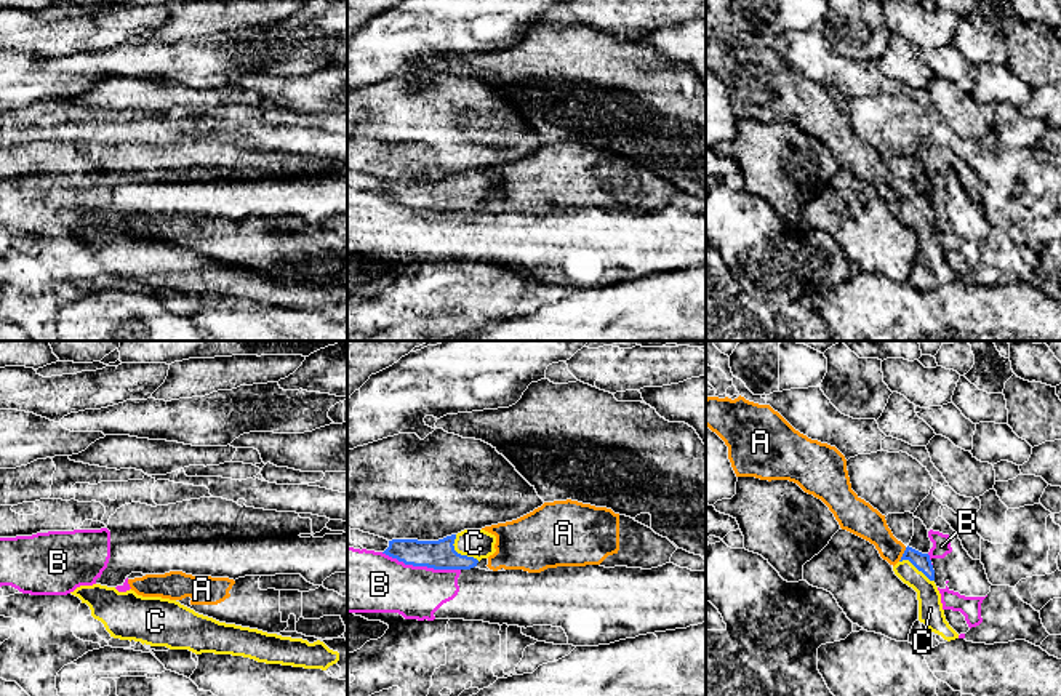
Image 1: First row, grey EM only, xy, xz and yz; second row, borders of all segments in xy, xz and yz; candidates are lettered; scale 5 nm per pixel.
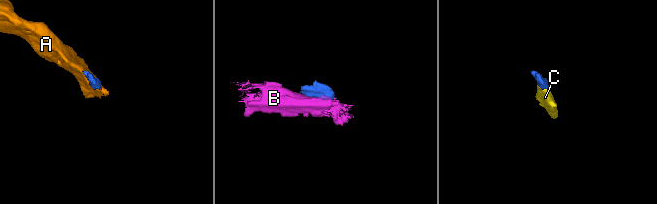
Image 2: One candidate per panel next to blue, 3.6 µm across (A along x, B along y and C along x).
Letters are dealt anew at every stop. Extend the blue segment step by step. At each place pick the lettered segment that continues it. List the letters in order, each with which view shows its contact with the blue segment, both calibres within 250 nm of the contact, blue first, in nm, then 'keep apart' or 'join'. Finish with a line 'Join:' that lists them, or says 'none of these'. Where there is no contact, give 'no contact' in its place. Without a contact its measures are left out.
A: yz | 90/160 nm | keep apart
B: xz | 150/300 nm | keep apart
C: xz | 150/140 nm | join
Join: C

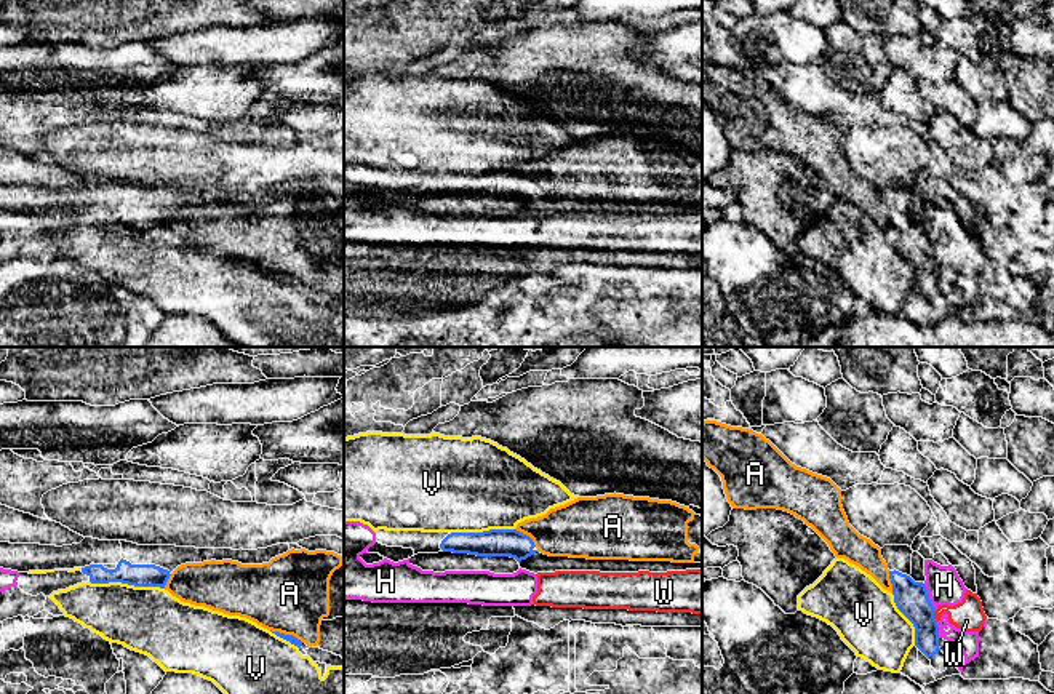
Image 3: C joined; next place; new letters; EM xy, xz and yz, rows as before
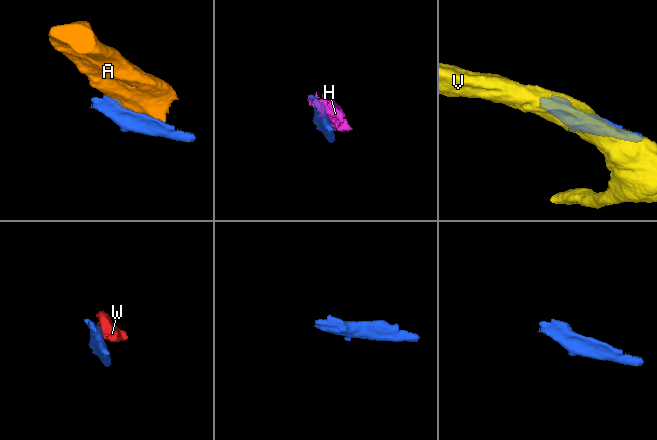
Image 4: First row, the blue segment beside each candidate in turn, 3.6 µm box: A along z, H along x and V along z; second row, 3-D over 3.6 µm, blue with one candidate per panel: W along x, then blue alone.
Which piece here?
A: xy | 50/400 nm | keep apart
H: yz | 170/180 nm | keep apart
V: xy | 110/340 nm | keep apart
W: yz | 170/160 nm | keep apart
Join: none of these

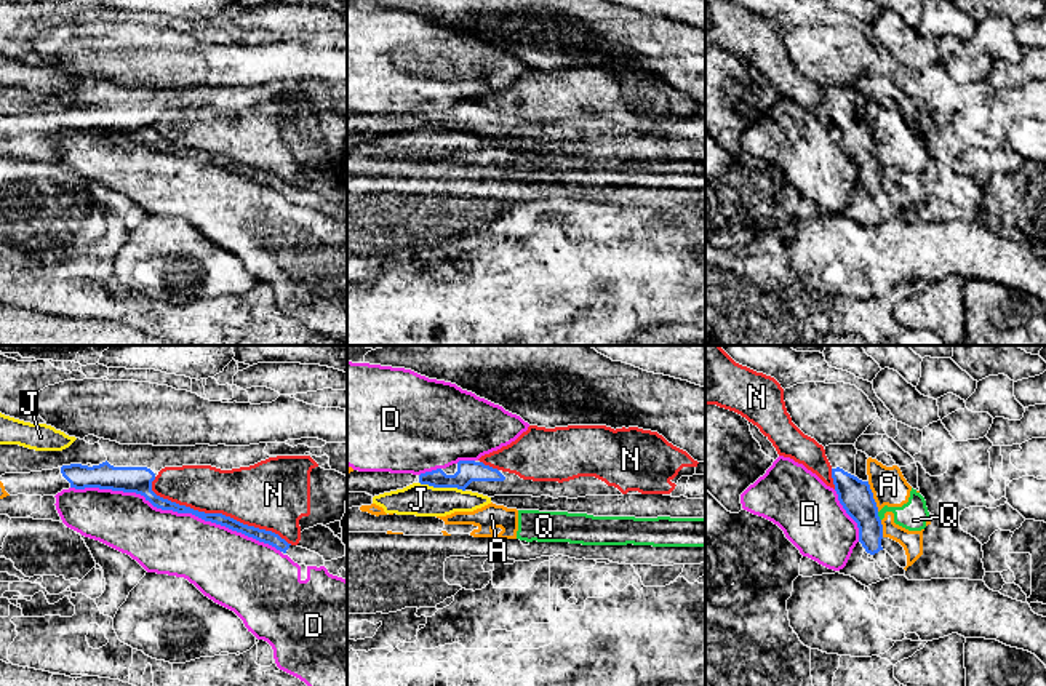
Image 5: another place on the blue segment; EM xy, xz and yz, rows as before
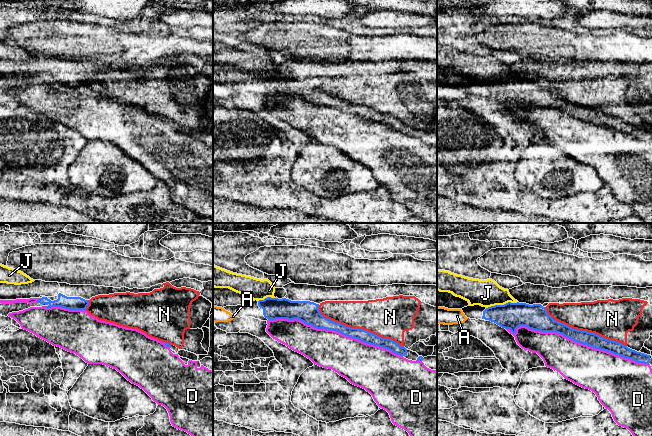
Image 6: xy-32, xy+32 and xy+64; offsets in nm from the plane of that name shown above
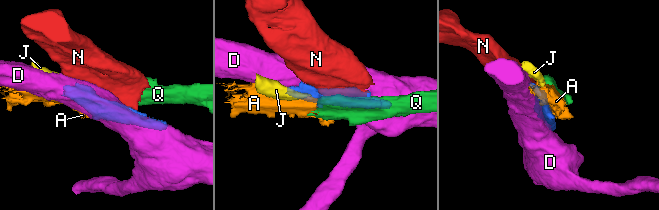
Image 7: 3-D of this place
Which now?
A: yz | 160/180 nm | keep apart
D: xy | 130/320 nm | keep apart
J: xz | 110/160 nm | join
N: xy | 60/320 nm | keep apart
Q: yz | 160/140 nm | keep apart
Join: J

